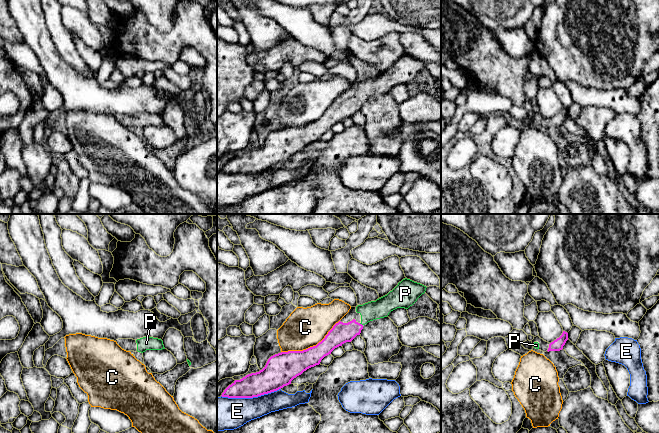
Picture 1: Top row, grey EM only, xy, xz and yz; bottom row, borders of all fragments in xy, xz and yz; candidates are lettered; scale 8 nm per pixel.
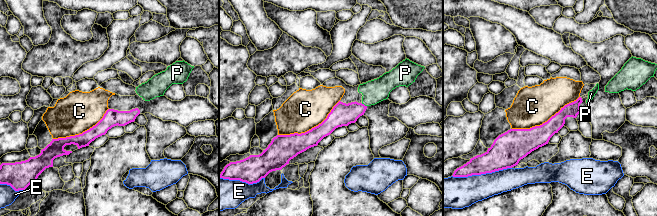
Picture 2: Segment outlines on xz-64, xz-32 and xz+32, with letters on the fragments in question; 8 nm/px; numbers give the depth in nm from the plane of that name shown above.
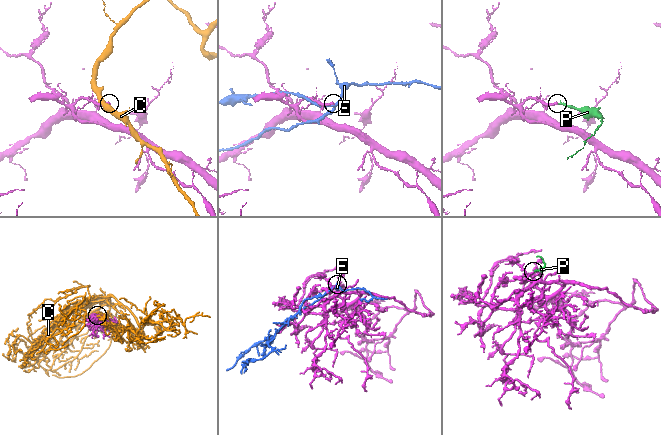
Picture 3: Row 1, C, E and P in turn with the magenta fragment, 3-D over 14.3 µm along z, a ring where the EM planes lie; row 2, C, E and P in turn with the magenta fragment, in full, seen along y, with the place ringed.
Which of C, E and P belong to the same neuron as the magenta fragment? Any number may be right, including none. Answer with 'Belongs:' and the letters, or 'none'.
Belongs: P

